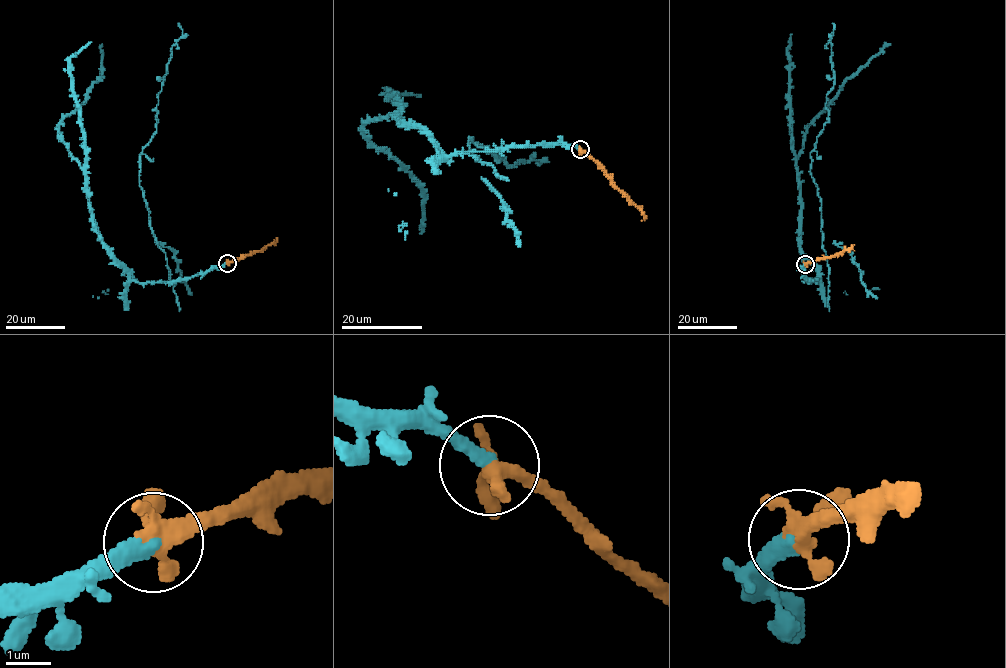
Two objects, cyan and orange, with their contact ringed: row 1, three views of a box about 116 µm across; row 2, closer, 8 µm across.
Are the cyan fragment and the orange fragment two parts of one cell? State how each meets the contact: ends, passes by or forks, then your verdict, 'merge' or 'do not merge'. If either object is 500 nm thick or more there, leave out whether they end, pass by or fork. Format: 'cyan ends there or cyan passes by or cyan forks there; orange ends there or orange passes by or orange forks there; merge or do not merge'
cyan ends there; orange forks there; merge

